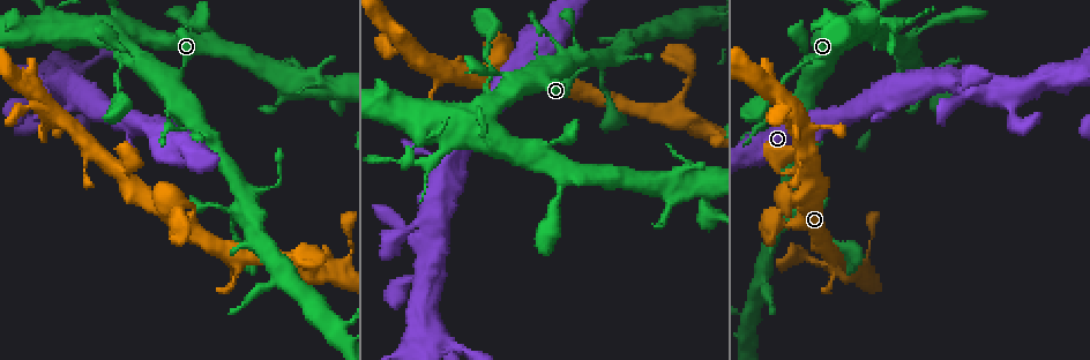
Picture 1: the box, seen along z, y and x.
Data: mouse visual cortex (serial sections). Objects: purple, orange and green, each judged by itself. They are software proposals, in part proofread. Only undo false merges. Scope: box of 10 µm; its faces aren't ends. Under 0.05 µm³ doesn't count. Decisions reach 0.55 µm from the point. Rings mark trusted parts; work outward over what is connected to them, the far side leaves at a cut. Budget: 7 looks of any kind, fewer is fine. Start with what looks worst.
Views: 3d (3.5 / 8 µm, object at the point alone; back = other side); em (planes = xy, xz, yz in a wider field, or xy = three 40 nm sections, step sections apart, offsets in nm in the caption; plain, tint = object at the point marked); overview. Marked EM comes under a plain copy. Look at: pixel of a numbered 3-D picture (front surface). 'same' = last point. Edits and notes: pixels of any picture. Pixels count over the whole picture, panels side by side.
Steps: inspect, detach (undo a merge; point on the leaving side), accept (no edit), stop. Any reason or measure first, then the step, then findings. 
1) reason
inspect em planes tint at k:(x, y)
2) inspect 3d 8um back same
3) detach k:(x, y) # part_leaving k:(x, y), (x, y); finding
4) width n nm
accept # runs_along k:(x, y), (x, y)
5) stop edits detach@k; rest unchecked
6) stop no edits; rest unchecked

abrupt turn
inspect 3d 8um at 1:(422, 129)

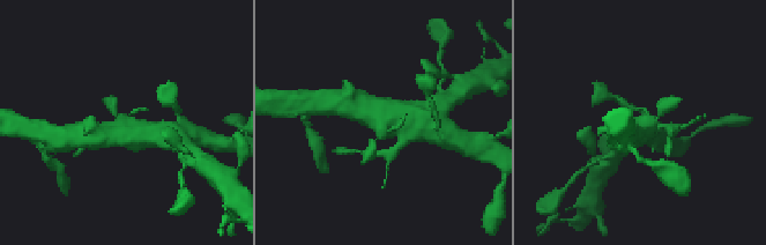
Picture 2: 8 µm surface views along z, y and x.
closer look
inspect 3d 3.5um same

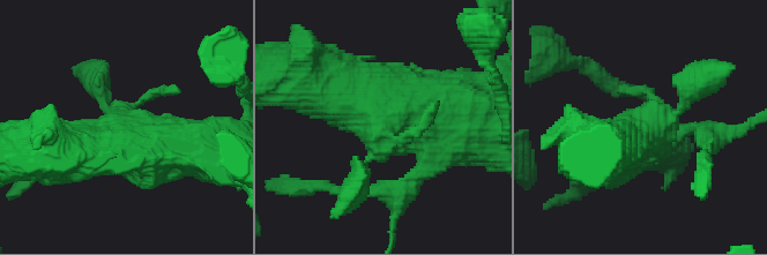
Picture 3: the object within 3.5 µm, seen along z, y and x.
shape alone is not enough
inspect em planes tint at 3:(121, 128)

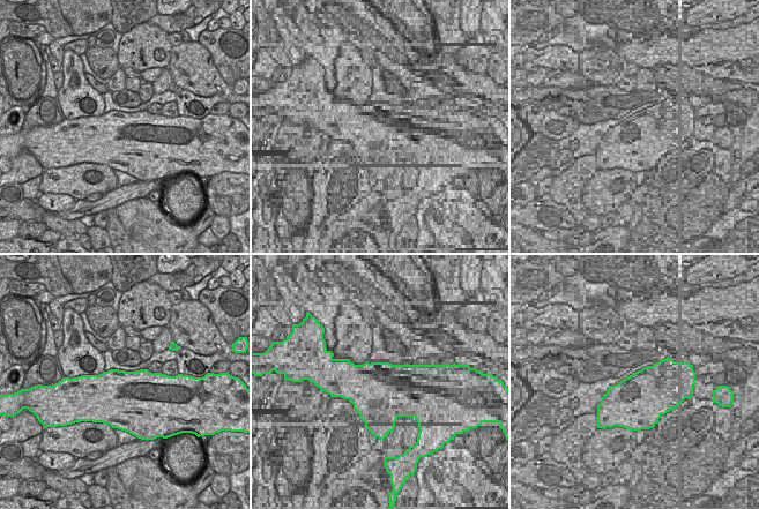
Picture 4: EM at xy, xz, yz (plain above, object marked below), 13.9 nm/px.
accept # all the same cell

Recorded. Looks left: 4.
four or more arms meet
inspect 3d 8um at 1:(953, 81)

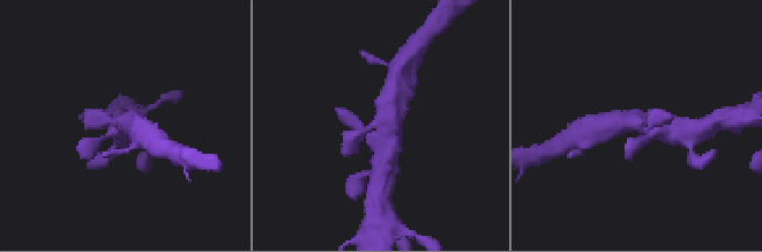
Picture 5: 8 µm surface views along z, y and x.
arms 4; arm_widths 250, 300, 600, 700 nm; need the tissue
inspect em xy step 5 tint same

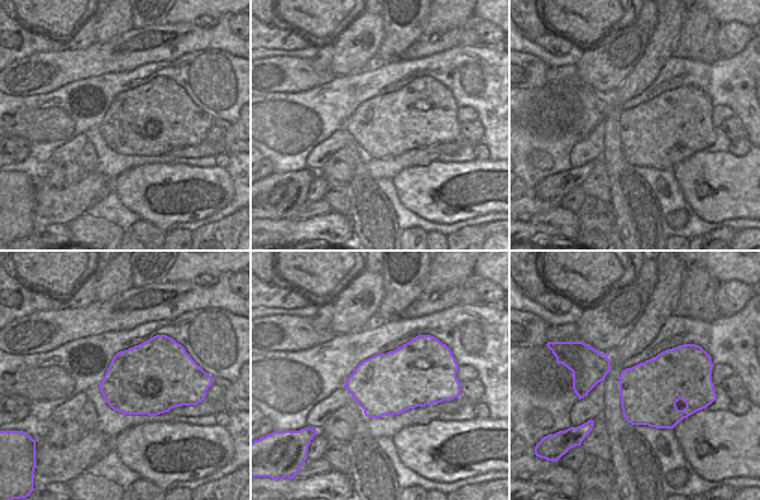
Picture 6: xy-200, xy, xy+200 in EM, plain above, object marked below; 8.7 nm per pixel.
accept # runs_along 5:(393, 94), (383, 128), (383, 156); one cell here

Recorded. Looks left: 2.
sudden change in width
inspect 3d 3.5um at 1:(542, 155)

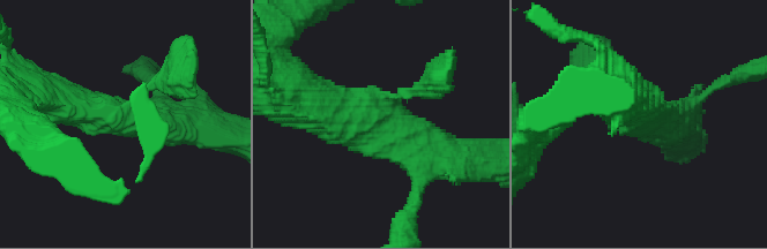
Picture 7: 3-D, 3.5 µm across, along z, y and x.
inspect em xy step 2 tint at 7:(119, 114)

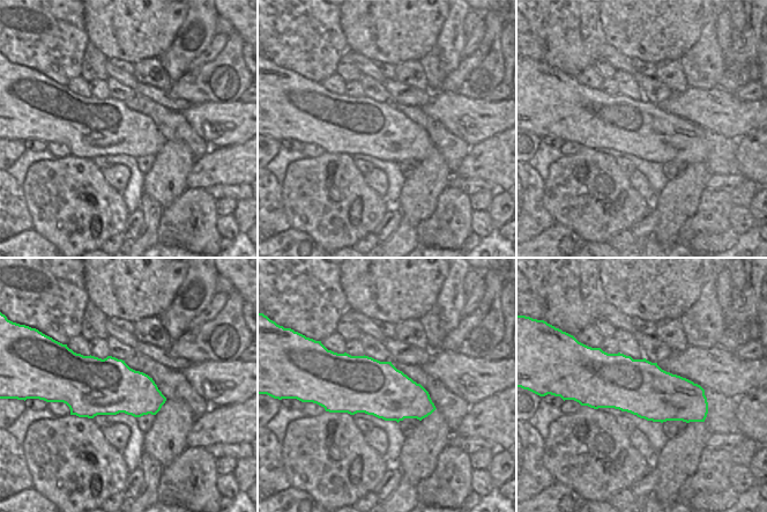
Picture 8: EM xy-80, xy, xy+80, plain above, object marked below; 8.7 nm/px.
width 500 nm
accept # runs_along 7:(306, 102), (377, 117), (441, 157); continuous, no second cell

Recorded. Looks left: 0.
stop no edits; rest unchecked

